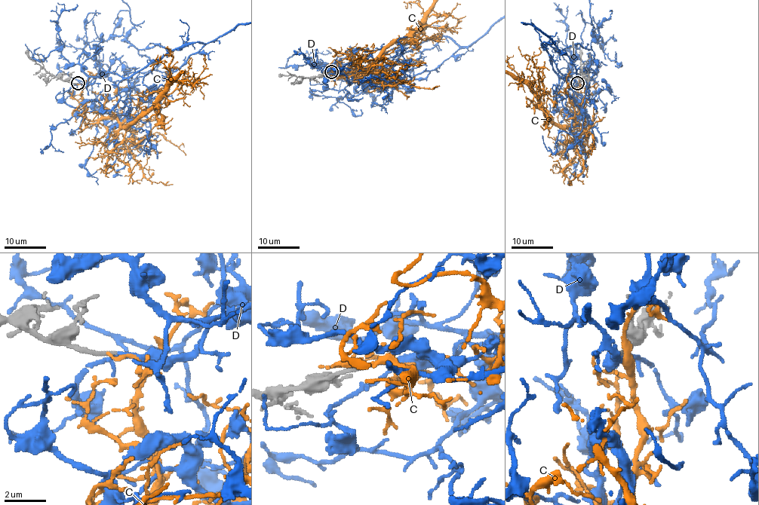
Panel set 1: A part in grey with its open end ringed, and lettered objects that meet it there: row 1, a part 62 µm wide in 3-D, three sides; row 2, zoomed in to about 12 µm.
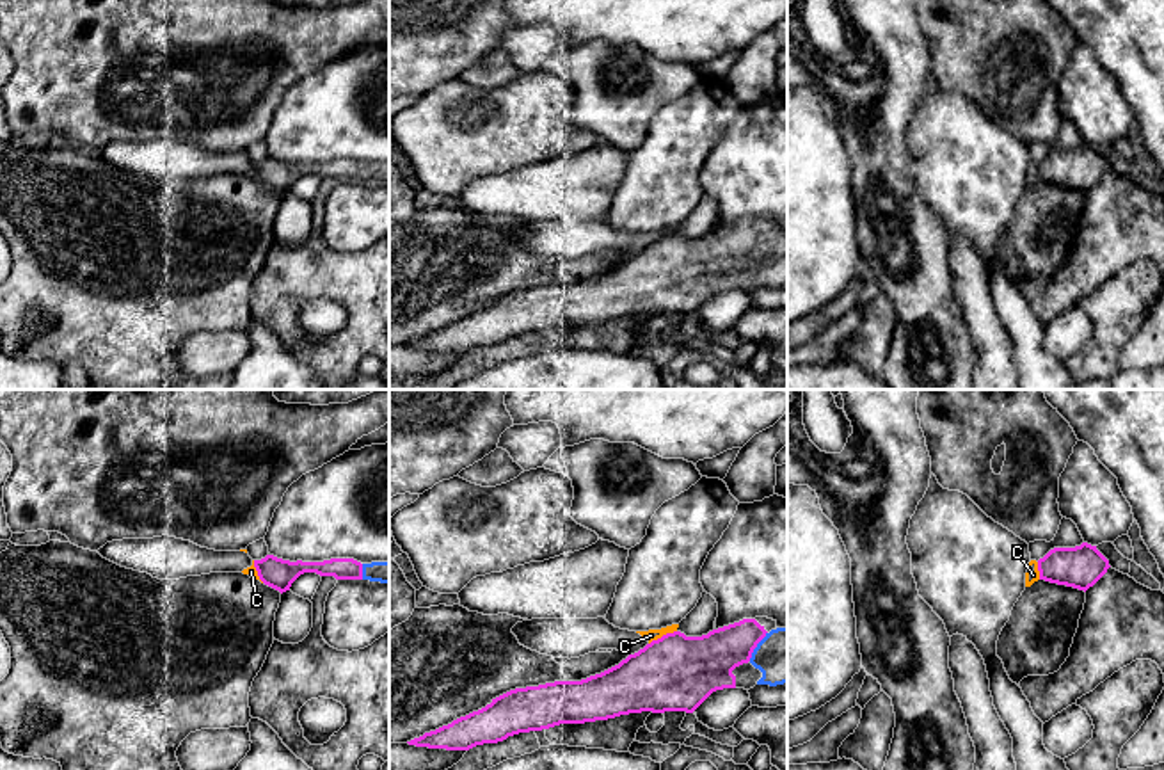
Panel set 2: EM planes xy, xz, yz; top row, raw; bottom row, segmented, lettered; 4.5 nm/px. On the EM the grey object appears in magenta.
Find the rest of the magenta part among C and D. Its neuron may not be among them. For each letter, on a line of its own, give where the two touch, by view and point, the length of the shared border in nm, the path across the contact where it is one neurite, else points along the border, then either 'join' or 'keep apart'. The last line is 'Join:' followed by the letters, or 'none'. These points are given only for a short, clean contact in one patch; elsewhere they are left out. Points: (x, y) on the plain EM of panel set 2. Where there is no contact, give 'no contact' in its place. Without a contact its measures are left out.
C: contact xz (663, 237); length 140 nm; border xz (676, 232), (649, 246); keep apart
D: contact xz (756, 248); length 160 nm; way xz (704, 265), (725, 249), (756, 248), (770, 255), (786, 256); join
Join: D

